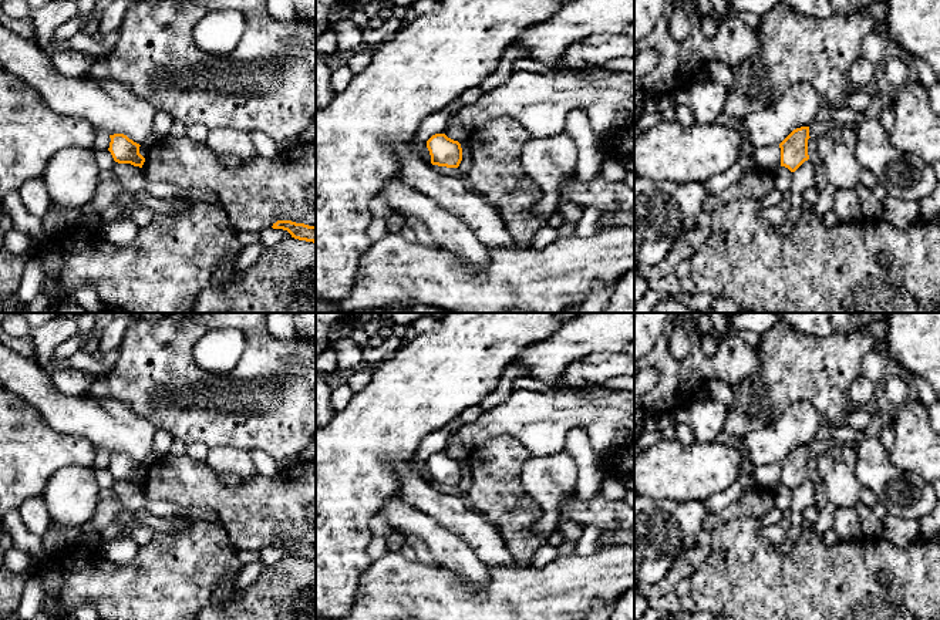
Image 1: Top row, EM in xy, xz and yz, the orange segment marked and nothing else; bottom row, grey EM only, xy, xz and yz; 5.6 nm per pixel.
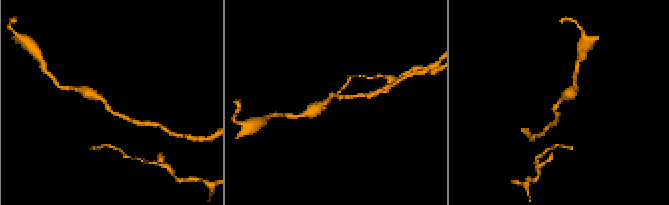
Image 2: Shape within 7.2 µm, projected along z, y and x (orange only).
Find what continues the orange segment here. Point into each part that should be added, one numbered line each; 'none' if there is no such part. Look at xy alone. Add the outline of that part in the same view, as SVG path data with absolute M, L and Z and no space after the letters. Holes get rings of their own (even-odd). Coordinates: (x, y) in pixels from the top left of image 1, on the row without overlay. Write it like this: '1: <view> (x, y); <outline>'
none

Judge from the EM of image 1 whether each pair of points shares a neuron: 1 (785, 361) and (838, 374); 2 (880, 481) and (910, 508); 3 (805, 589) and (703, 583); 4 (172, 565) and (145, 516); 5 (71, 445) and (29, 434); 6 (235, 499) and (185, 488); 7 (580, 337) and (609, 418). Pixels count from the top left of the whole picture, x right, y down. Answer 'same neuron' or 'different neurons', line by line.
1: same neuron
2: same neuron
3: same neuron
4: different neurons
5: same neuron
6: same neuron
7: different neurons

